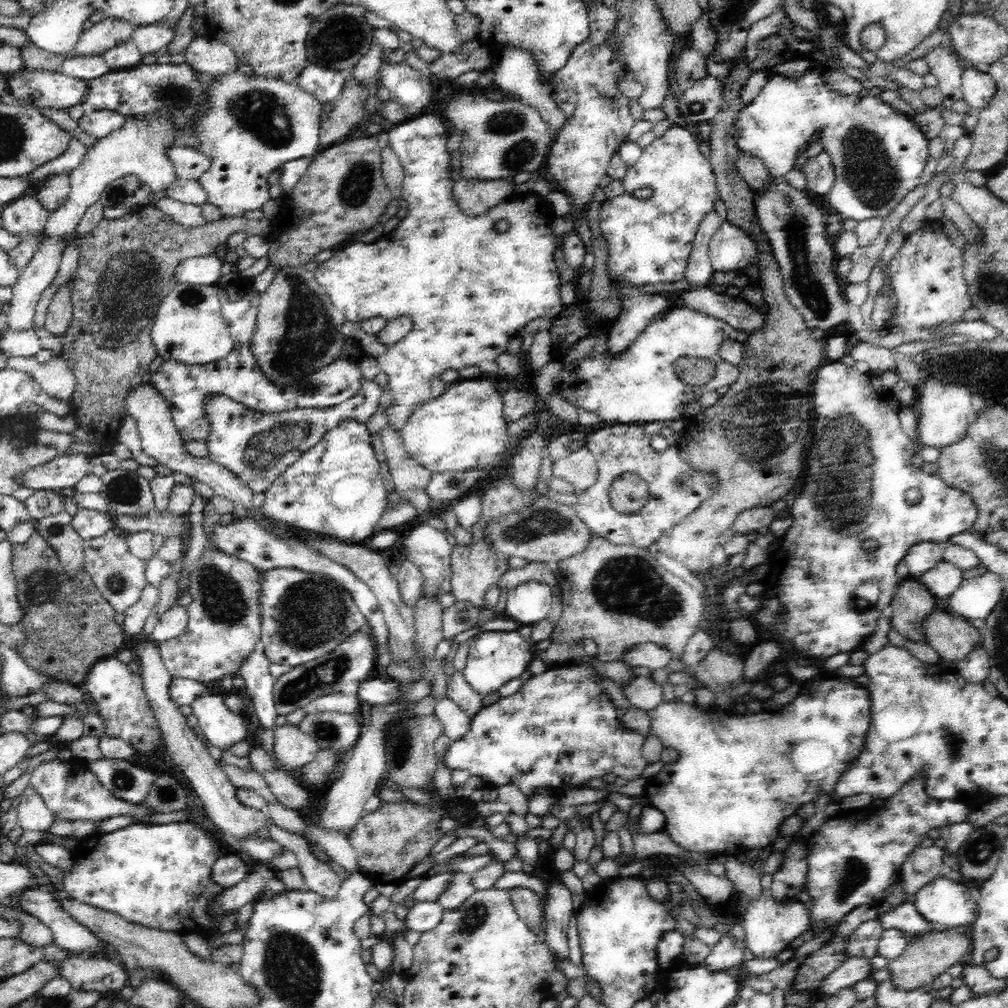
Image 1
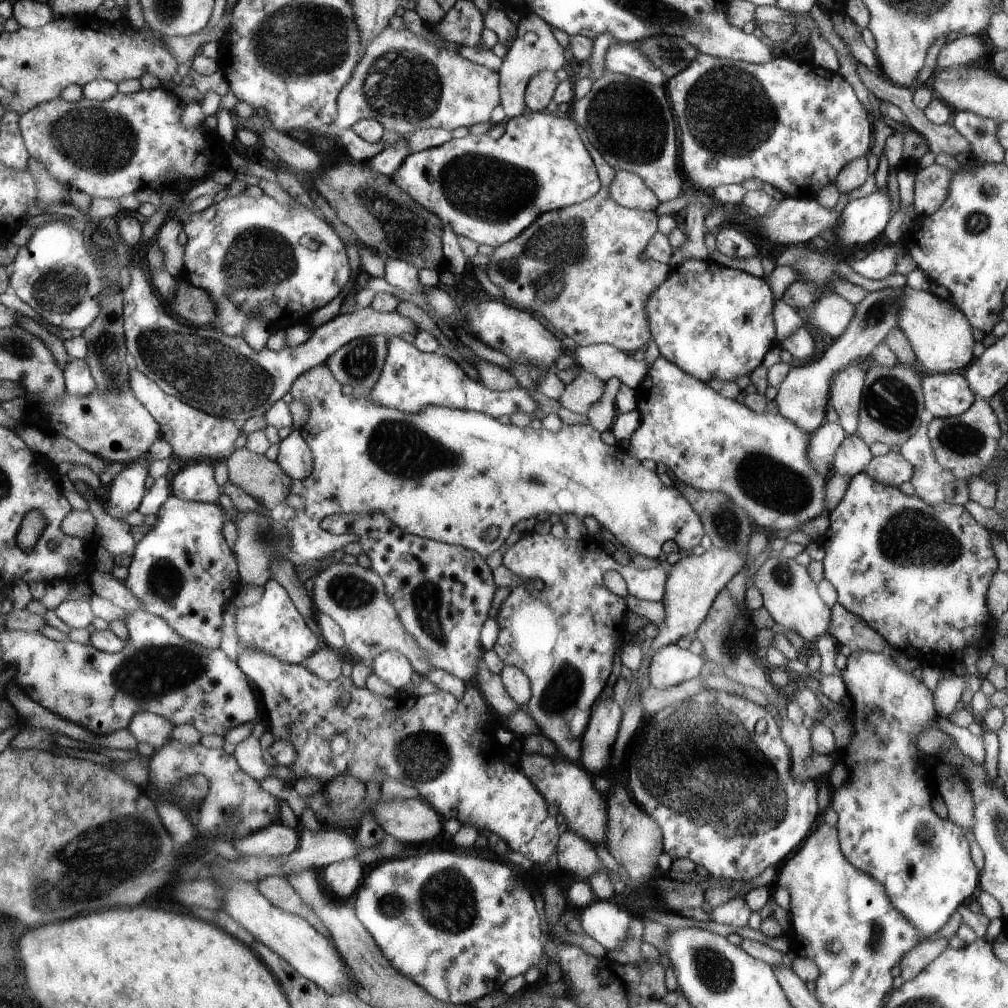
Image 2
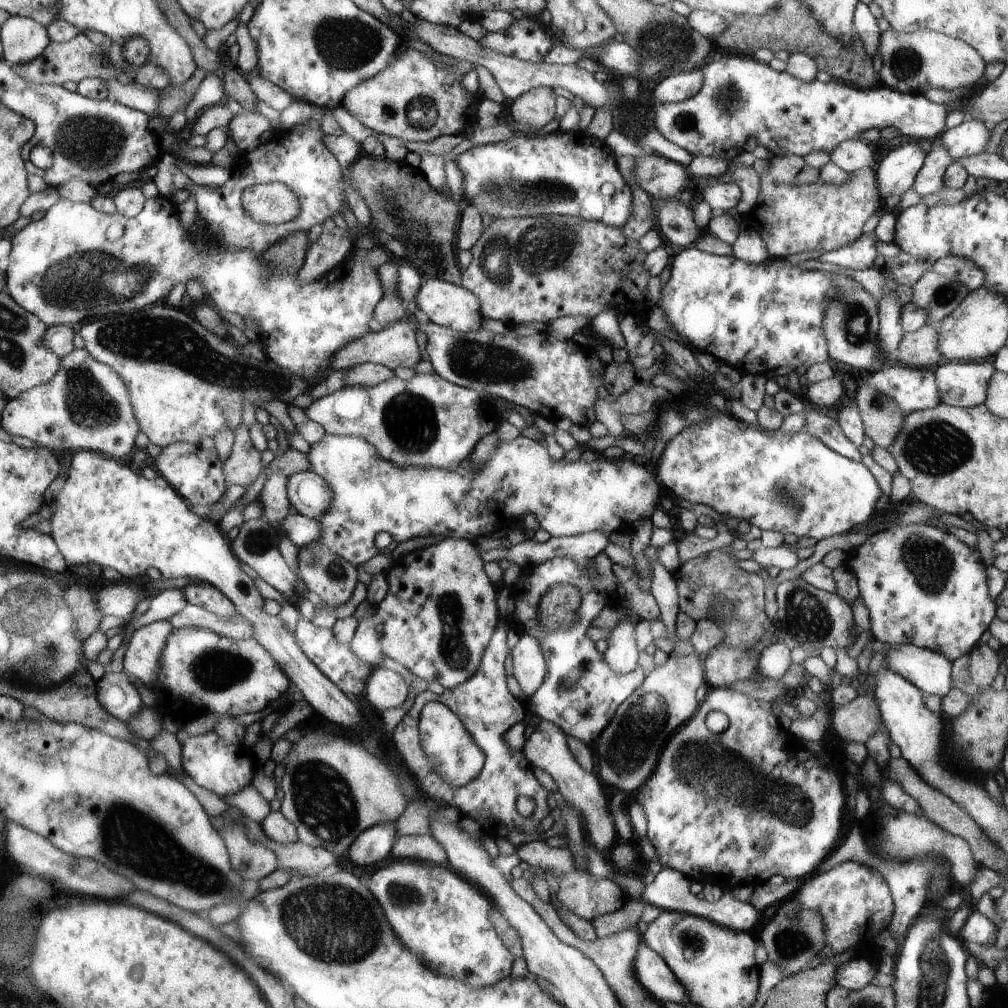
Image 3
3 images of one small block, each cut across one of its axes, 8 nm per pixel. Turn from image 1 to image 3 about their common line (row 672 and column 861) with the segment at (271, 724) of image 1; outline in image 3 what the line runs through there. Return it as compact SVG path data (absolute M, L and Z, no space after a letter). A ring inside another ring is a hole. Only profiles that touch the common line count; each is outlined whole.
M867 232L862 235L862 238L858 238L852 246L844 246L838 250L825 252L821 254L818 260L852 270L872 269L874 260L878 255L876 242L878 240L875 232Z

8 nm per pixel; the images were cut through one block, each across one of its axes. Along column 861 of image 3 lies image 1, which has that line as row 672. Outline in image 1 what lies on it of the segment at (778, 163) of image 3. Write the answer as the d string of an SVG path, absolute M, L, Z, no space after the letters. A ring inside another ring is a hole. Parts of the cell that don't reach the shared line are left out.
M208 549L202 552L198 566L190 574L188 594L192 596L190 606L186 606L188 624L183 632L173 639L159 643L159 650L166 669L172 677L190 679L202 683L220 684L224 676L236 674L241 665L259 648L261 640L261 593L262 584L258 569L248 561Z

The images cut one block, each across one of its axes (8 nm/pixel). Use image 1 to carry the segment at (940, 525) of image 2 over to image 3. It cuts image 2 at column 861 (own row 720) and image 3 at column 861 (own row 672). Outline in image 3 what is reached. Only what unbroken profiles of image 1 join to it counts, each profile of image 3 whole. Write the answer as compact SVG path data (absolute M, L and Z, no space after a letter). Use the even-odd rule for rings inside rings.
M892 524L846 554L844 565L856 576L859 596L870 611L871 632L878 644L913 645L954 661L968 655L980 643L982 634L996 617L998 607L988 592L987 567L979 551L942 528L931 524Z

